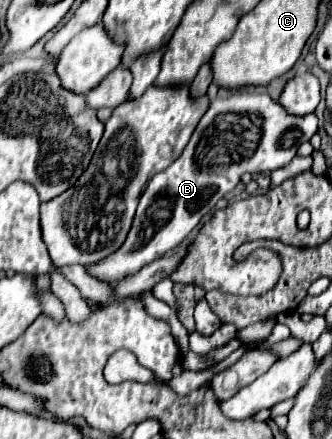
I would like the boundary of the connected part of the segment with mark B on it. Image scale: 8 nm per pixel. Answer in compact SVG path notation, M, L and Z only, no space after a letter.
M253 93L217 97L199 121L183 153L173 161L173 165L149 181L141 195L125 245L97 265L89 265L87 271L103 281L115 281L137 273L143 265L179 247L181 241L199 225L201 217L207 215L221 197L237 187L243 173L269 175L271 171L287 165L297 155L299 145L309 141L315 133L315 113L293 117L269 95L257 95L255 99Z

